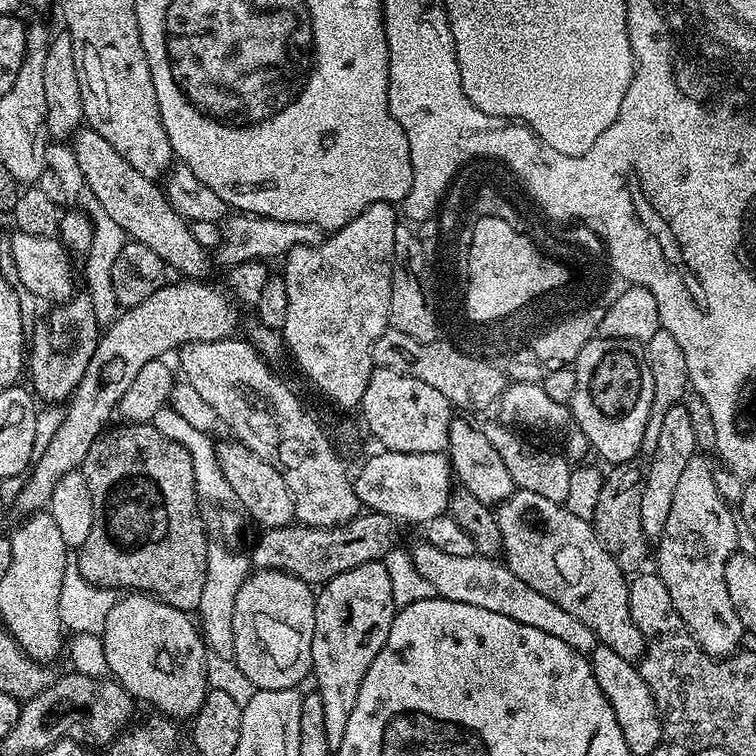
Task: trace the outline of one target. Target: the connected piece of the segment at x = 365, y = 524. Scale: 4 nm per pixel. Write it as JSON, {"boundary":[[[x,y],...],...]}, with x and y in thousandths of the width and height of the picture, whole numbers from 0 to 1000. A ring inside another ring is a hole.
{"boundary":[[[481,677],[471,683],[463,692],[447,698],[405,698],[396,690],[380,693],[376,698],[357,698],[345,702],[344,716],[331,729],[331,741],[340,753],[361,751],[369,757],[382,757],[385,762],[396,762],[410,775],[427,775],[447,759],[483,746],[484,742],[503,741],[522,724],[525,692],[517,683],[503,677]]]}

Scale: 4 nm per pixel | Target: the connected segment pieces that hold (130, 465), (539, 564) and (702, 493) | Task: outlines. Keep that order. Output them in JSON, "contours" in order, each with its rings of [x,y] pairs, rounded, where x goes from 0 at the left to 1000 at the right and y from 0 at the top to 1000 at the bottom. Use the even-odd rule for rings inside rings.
{"contours":[[[[165,560],[159,565],[164,566],[149,565],[147,569],[139,570],[136,577],[130,578],[124,590],[119,590],[119,601],[114,601],[111,607],[108,623],[114,632],[114,643],[119,643],[122,694],[119,706],[114,706],[114,717],[99,731],[98,745],[108,759],[108,765],[114,765],[114,770],[119,770],[127,778],[179,780],[185,786],[200,786],[208,794],[230,802],[238,810],[253,811],[255,807],[263,806],[267,796],[267,775],[272,775],[272,738],[275,737],[276,716],[270,714],[270,688],[265,684],[267,667],[259,649],[259,628],[257,616],[251,611],[251,601],[239,587],[220,579],[220,574],[209,574],[209,569],[201,561]]],[[[684,646],[663,667],[655,668],[653,681],[659,701],[664,701],[664,741],[676,757],[685,759],[696,775],[706,775],[712,786],[722,786],[728,796],[738,796],[749,812],[759,812],[770,828],[780,828],[790,848],[807,854],[812,865],[837,876],[845,876],[852,869],[849,836],[833,819],[832,769],[828,758],[817,749],[817,743],[812,743],[812,738],[807,738],[779,689],[759,685],[759,680],[754,680],[754,675],[745,667],[734,667],[728,664],[728,659],[717,659],[717,653],[706,653],[706,648],[689,646]]],[[[930,601],[913,606],[892,647],[892,665],[886,668],[886,681],[881,684],[881,696],[870,716],[873,726],[869,730],[866,726],[865,735],[873,739],[870,759],[876,770],[881,770],[881,780],[886,780],[886,796],[892,796],[892,807],[897,807],[902,823],[910,825],[915,843],[926,851],[929,860],[956,870],[980,856],[979,845],[985,845],[987,837],[976,807],[971,807],[971,796],[966,796],[966,780],[960,780],[960,743],[975,729],[972,693],[976,688],[966,667],[952,656],[944,630],[943,615],[937,615]]]]}

